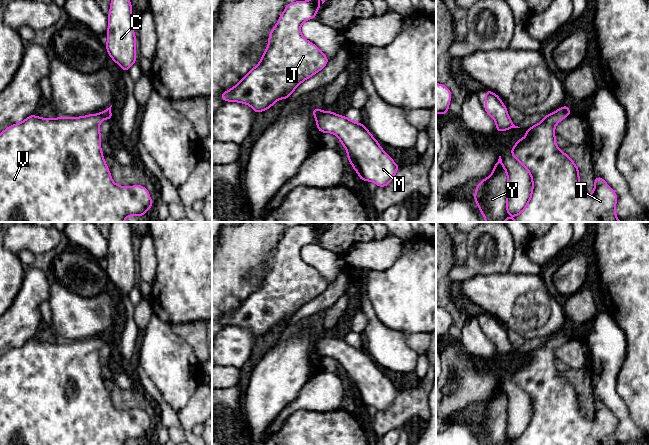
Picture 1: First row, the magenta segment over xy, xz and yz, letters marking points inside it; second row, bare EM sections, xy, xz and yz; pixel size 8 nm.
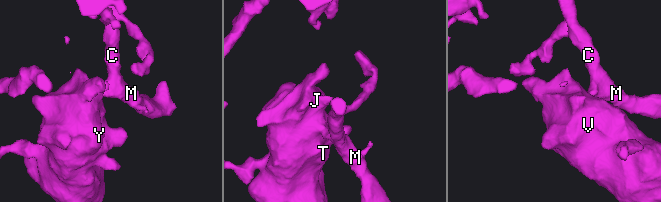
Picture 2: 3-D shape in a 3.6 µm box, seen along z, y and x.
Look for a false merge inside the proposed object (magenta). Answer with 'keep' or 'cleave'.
keep

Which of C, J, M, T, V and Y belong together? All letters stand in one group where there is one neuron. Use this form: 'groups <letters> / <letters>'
groups C J M T V Y

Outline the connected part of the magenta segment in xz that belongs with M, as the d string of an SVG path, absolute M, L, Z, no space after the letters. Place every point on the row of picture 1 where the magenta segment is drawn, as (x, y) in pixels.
M312 109L320 133L336 135L345 147L347 158L361 181L370 181L377 187L386 187L399 169L382 149L366 126L332 111Z

